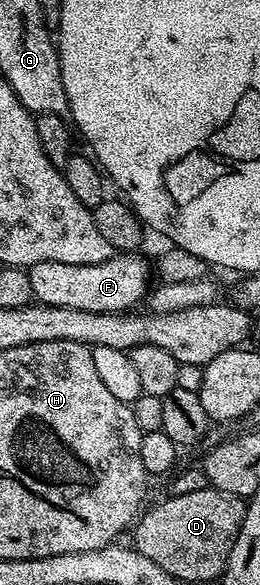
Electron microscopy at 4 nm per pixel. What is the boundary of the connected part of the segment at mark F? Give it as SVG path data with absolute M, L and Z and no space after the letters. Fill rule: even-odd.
M115 254L92 266L36 262L30 265L28 271L37 303L89 312L125 312L133 309L147 299L152 284L152 264L142 254Z

